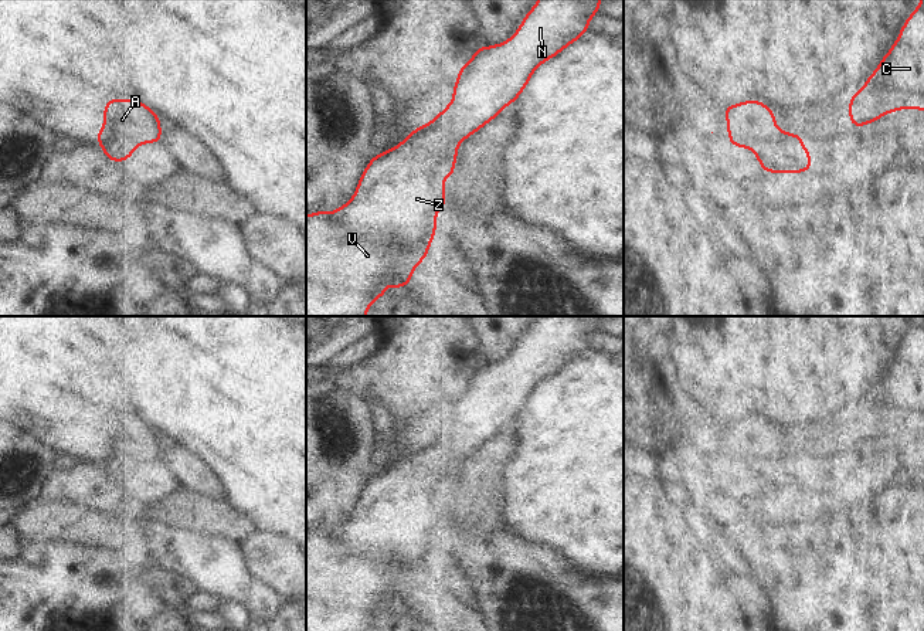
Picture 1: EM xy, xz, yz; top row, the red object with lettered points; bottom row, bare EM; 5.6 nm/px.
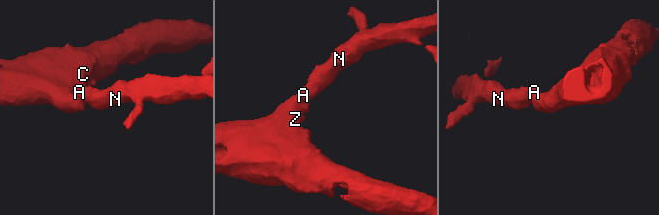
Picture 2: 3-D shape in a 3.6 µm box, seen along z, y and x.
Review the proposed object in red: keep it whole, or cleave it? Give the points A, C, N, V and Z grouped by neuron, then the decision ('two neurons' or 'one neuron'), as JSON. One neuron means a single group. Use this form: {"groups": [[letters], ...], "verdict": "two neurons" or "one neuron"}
{"groups": [["A", "C", "N", "V", "Z"]], "verdict": "one neuron"}

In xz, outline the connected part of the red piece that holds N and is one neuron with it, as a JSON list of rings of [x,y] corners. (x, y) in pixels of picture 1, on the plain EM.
[[[539,316],[507,359],[476,364],[475,373],[458,387],[452,420],[444,430],[435,431],[434,440],[412,447],[400,462],[373,474],[349,520],[332,530],[319,527],[306,532],[306,631],[367,631],[374,618],[412,598],[412,588],[427,576],[436,552],[436,530],[446,523],[446,503],[441,496],[453,493],[459,461],[516,420],[543,380],[588,349],[592,333],[601,330],[601,318]]]

